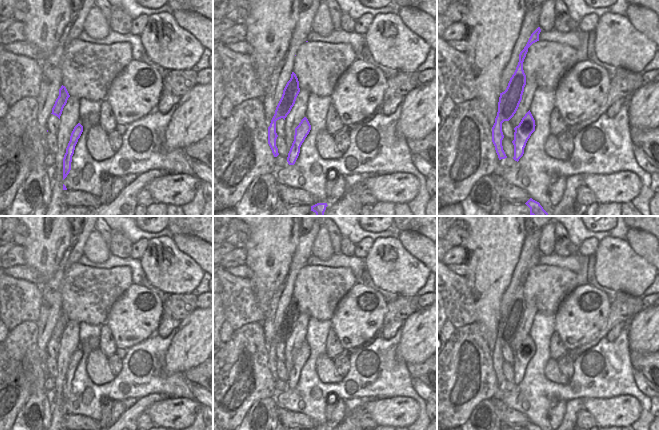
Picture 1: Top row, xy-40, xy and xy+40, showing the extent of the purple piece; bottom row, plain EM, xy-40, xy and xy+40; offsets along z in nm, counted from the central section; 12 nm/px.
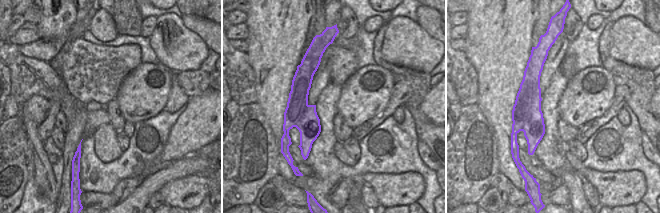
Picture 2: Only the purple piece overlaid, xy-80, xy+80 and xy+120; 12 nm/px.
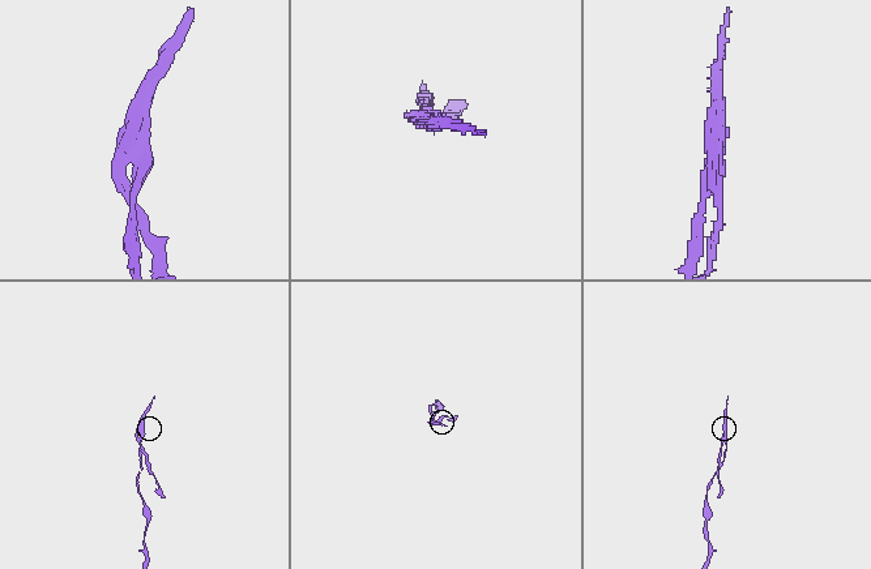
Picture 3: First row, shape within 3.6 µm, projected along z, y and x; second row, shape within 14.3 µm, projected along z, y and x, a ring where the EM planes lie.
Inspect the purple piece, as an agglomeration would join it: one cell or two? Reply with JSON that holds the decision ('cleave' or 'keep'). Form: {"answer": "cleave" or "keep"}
{"answer": "cleave"}

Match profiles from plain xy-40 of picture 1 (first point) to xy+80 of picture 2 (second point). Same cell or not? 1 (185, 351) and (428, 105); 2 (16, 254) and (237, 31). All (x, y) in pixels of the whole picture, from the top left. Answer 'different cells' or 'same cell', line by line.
1: same cell
2: same cell

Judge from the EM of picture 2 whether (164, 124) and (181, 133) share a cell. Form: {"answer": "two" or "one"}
{"answer": "two"}

